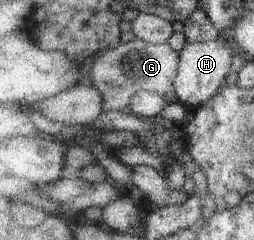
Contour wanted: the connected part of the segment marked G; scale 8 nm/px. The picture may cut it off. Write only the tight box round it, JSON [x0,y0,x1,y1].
[92,39,181,113]

